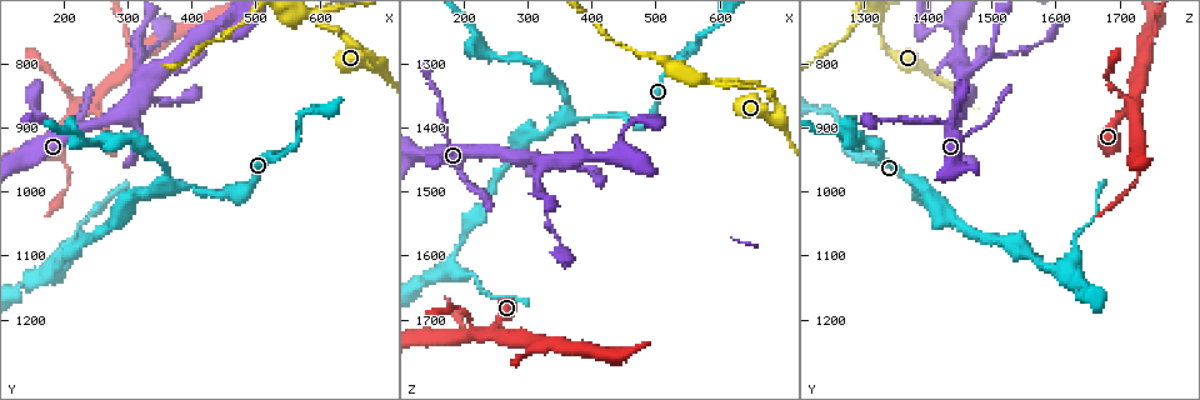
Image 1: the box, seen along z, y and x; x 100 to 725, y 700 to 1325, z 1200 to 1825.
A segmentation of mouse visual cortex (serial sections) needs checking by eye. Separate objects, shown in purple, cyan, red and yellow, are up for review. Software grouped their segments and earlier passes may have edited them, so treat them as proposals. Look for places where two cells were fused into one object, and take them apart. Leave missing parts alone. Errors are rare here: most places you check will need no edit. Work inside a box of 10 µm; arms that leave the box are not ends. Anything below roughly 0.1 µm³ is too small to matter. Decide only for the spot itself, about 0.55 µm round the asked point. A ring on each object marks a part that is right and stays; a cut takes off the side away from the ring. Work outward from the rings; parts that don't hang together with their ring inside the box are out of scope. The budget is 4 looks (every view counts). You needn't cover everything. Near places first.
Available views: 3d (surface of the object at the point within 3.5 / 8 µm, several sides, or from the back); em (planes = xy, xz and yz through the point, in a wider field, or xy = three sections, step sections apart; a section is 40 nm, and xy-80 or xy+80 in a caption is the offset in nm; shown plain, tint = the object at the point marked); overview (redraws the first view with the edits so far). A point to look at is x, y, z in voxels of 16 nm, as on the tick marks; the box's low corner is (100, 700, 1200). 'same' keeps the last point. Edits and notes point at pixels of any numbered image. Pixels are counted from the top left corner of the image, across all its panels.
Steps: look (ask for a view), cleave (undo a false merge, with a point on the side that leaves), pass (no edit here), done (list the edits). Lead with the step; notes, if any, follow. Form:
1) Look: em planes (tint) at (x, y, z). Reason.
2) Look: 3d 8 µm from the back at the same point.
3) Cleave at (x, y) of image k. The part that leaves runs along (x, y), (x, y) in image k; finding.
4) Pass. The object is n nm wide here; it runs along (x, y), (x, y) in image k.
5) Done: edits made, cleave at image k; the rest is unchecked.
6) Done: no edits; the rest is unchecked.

Look: 3d 8 µm from the back at (330, 820, 1460). A fork.

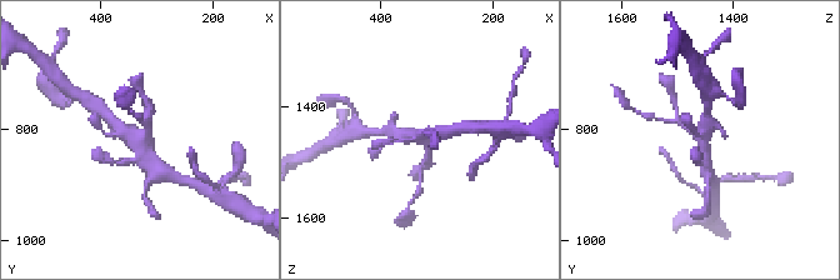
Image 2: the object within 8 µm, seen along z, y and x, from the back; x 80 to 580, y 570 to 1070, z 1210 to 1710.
Look: em xy step 1 (tint) at the same point. 3 arms meet here; the arms are 150, 300, 350 nm wide; need the tissue.

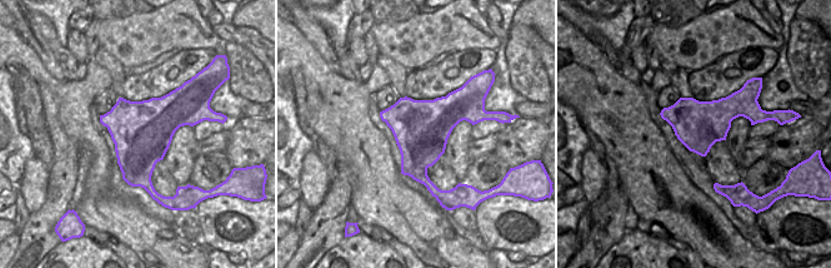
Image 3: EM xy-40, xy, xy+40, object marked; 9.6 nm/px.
Pass. The object is 550 nm wide here; it runs along (160, 173), (110, 116) in image 2; all the same cell.

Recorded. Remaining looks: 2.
Look: 3d 3.5 µm at (465, 750, 1390). Abrupt turn.

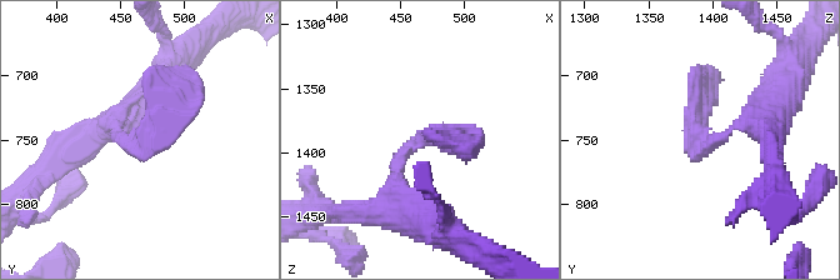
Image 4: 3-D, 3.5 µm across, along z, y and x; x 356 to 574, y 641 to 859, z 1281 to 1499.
Pass. It runs along (384, 205), (400, 158), (423, 138), (469, 148) in image 4; continuous, no second cell.

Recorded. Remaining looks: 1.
Done: no edits; the rest is unchecked.

